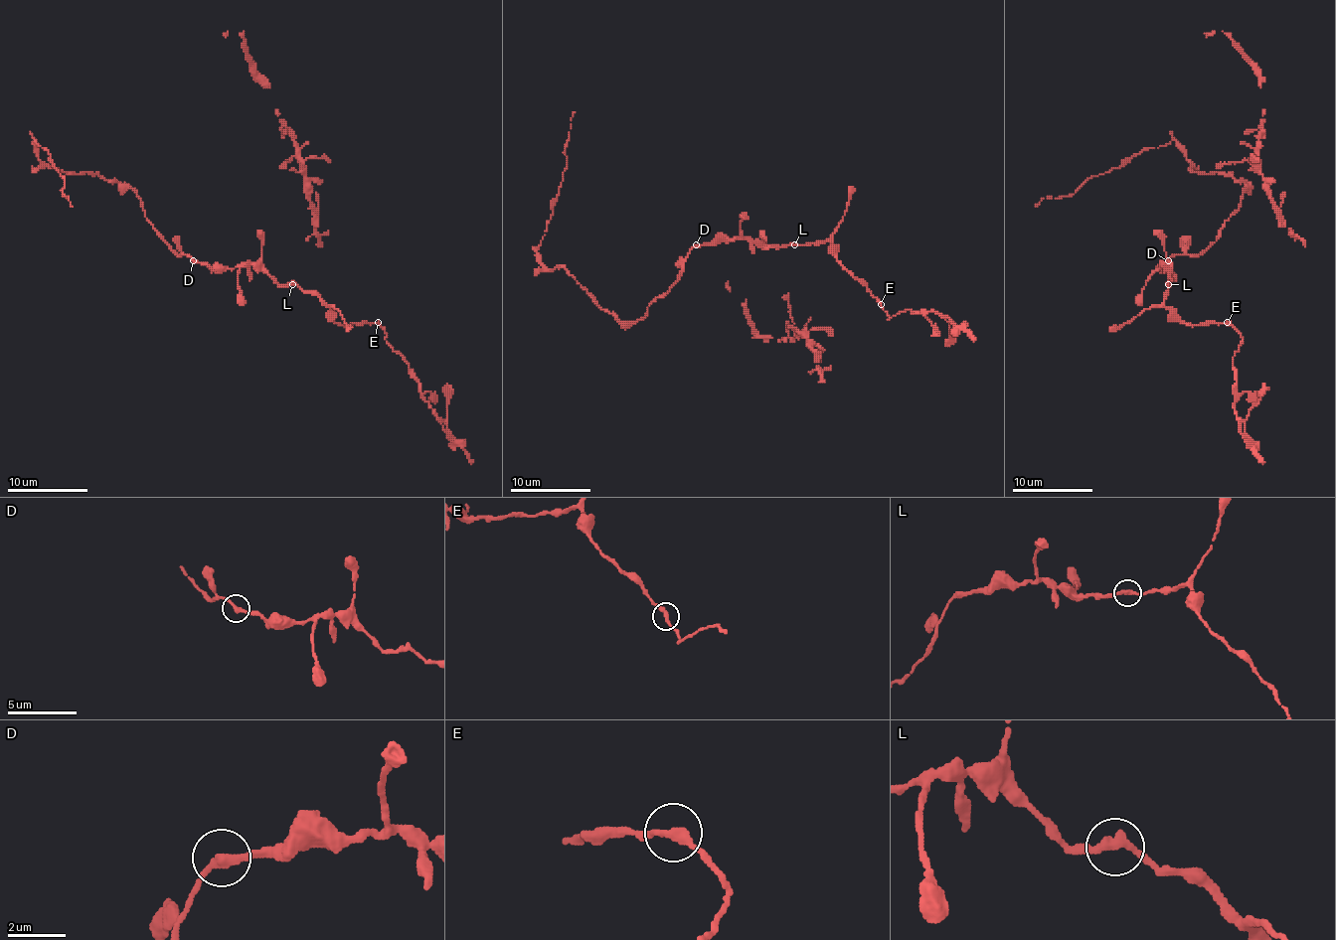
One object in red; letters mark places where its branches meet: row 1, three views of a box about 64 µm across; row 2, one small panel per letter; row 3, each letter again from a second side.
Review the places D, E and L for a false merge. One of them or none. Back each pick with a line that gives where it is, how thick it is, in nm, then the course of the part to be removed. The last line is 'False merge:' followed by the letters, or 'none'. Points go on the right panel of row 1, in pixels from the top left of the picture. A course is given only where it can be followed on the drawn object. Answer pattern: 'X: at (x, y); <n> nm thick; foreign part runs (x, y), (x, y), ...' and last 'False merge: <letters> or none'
False merge: none

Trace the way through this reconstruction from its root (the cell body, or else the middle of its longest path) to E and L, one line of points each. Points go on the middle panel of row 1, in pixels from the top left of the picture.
E: (690, 253), (694, 247), (732, 238), (751, 238), (764, 247), (828, 240), (833, 255), (881, 303)
L: (690, 253), (694, 247), (732, 238), (751, 238), (764, 247), (794, 244)

